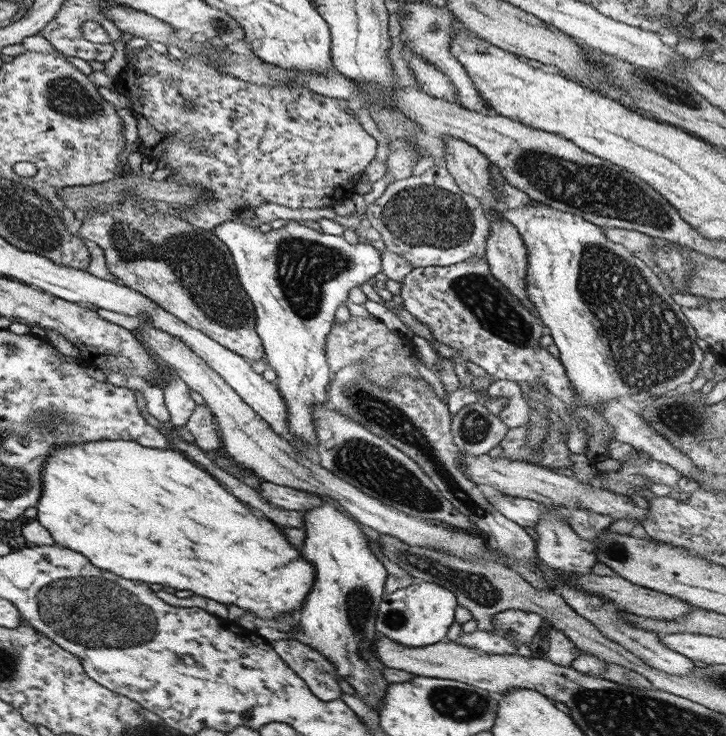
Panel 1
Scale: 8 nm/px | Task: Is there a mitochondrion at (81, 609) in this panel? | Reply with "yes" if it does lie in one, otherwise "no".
yes

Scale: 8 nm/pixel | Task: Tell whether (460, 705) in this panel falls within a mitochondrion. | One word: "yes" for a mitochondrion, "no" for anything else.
yes

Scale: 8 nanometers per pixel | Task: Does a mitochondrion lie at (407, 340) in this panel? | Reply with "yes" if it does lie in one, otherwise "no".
no

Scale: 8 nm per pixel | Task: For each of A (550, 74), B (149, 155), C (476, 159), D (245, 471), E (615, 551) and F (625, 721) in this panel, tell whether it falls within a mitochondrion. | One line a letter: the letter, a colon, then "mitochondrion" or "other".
A: other
B: other
C: other
D: other
E: mitochondrion
F: mitochondrion

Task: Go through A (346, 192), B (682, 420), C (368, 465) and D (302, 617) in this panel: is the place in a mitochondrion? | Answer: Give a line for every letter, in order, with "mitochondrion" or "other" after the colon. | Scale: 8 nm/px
A: other
B: mitochondrion
C: mitochondrion
D: other

